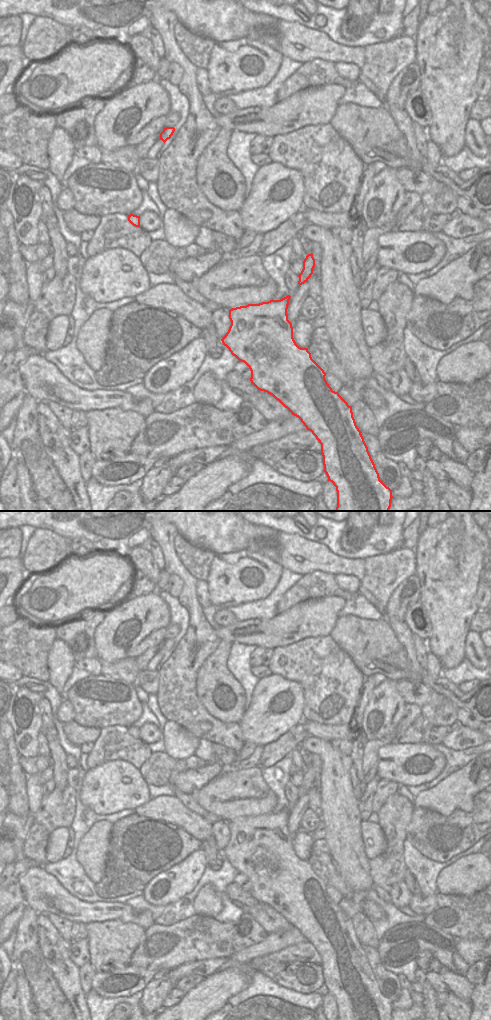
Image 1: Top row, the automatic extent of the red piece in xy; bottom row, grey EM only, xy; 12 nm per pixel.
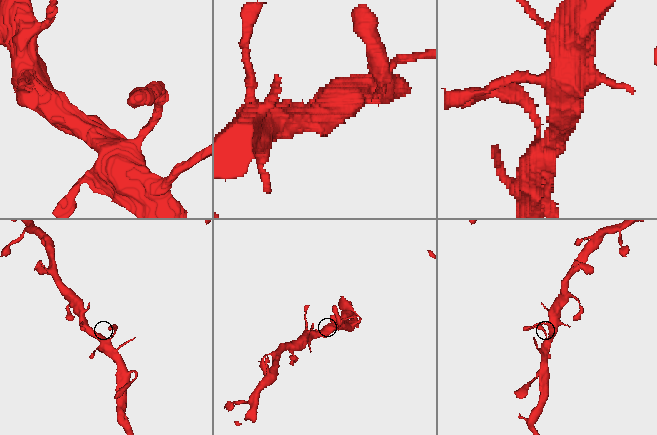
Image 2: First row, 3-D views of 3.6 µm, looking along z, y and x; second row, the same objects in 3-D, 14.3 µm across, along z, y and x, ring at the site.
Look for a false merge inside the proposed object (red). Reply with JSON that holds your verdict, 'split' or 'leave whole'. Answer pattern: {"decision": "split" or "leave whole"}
{"decision": "leave whole"}

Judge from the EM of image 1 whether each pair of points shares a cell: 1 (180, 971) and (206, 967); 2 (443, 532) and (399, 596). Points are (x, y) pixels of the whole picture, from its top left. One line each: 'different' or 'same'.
1: same
2: different

